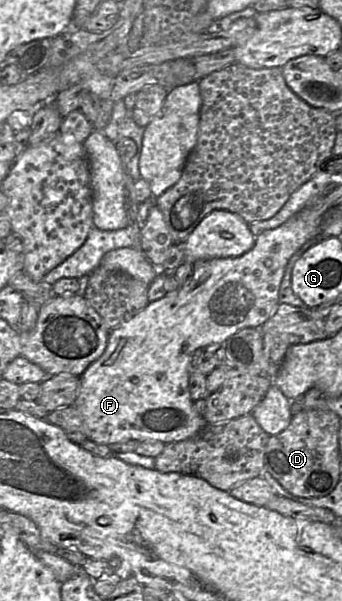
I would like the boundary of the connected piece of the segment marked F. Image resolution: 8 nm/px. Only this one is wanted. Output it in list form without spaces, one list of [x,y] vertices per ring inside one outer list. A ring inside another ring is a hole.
[[[308,206],[293,215],[281,226],[261,232],[256,236],[253,248],[241,256],[195,261],[192,263],[193,274],[187,282],[176,290],[168,292],[164,297],[149,302],[145,308],[132,318],[111,329],[105,351],[79,377],[79,391],[74,406],[81,413],[88,439],[107,446],[129,440],[138,442],[160,441],[164,444],[169,444],[191,438],[201,431],[207,422],[202,415],[195,411],[194,401],[190,397],[188,387],[191,372],[190,361],[193,352],[198,348],[206,348],[211,344],[223,344],[230,336],[243,328],[259,328],[276,313],[279,305],[279,290],[289,260],[306,242],[319,234],[323,220],[324,215],[320,214],[319,210],[314,210],[311,206]]]

